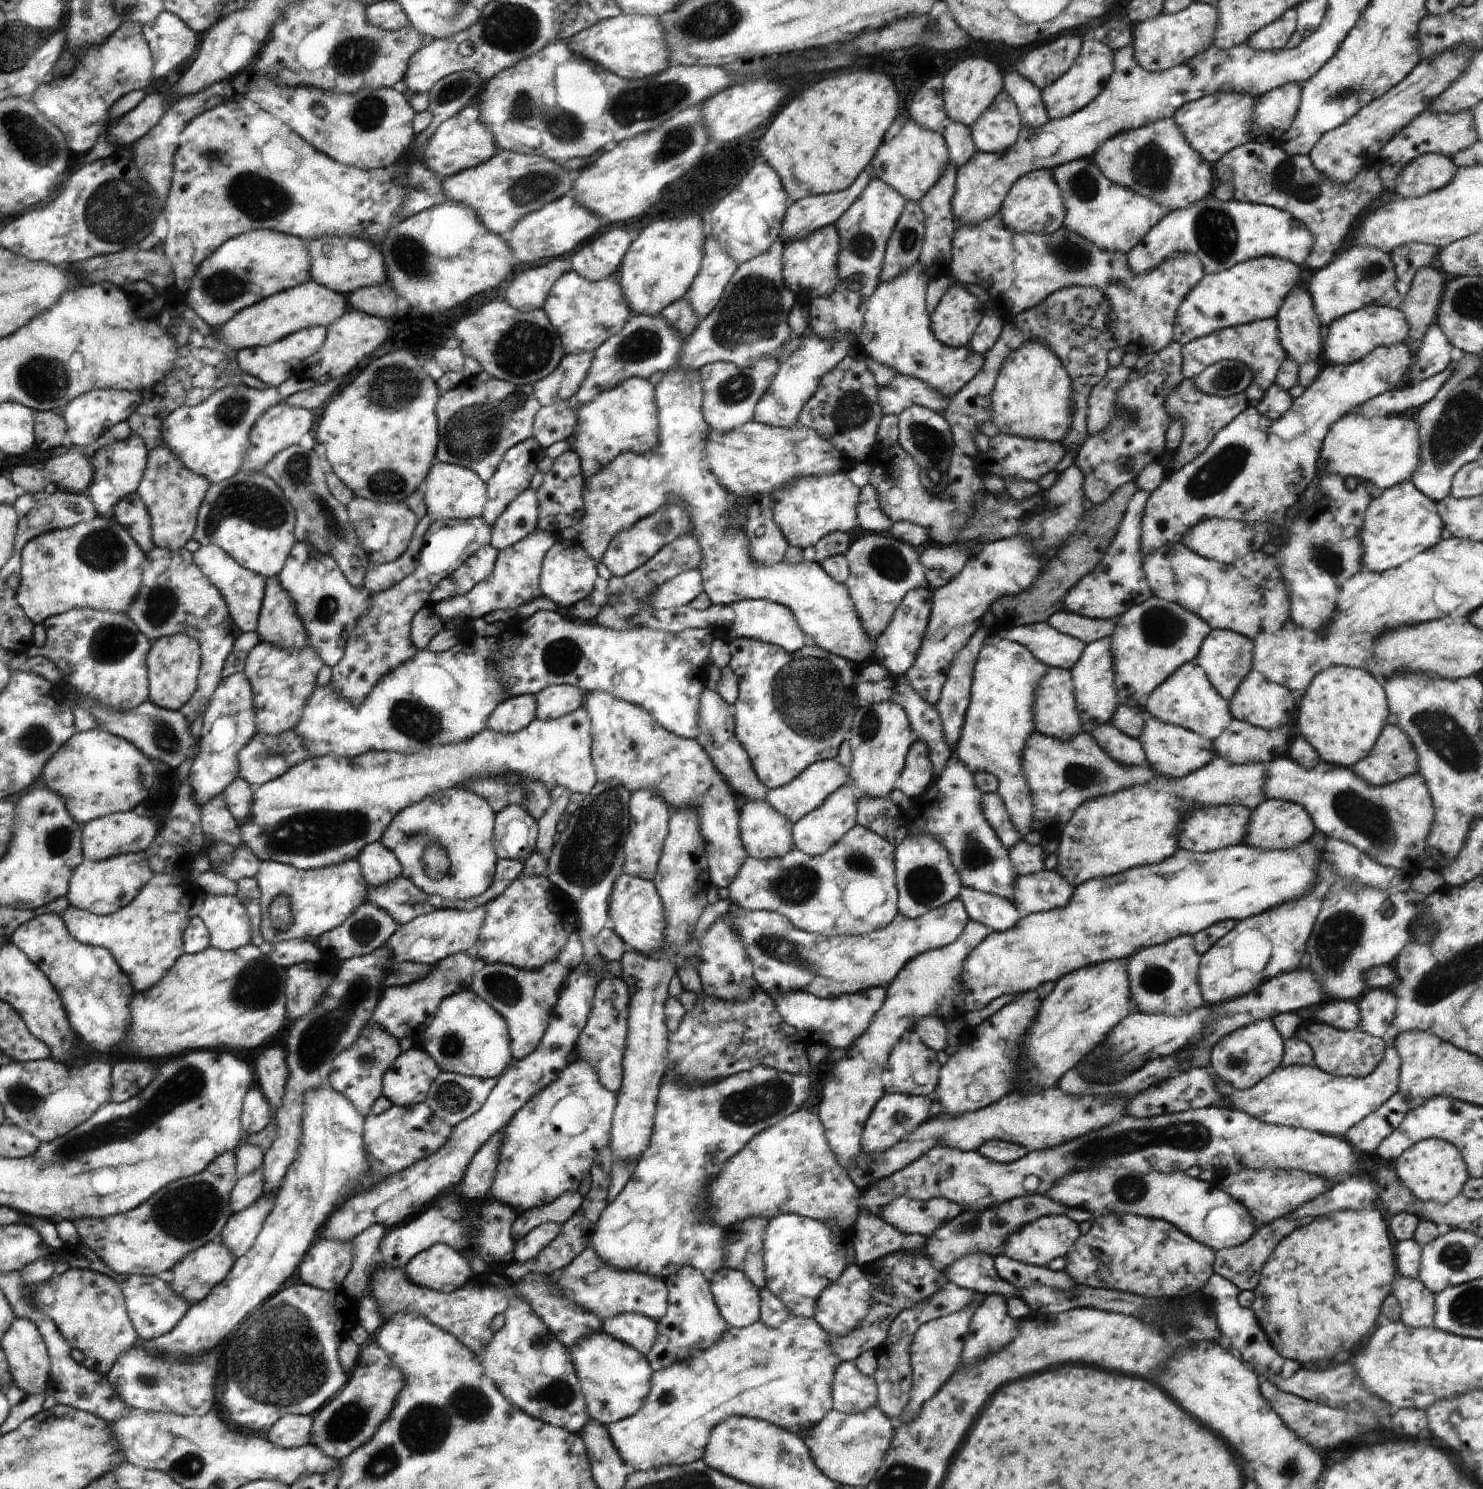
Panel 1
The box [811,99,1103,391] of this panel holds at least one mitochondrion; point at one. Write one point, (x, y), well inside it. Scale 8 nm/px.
(1074, 257)

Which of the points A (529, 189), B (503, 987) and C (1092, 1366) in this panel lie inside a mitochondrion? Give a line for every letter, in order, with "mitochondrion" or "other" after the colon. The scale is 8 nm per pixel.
A: mitochondrion
B: mitochondrion
C: other

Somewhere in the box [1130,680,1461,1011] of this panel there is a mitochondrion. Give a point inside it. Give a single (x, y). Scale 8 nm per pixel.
(1371, 820)

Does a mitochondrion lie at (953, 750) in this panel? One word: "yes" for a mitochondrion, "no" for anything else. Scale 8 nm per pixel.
no

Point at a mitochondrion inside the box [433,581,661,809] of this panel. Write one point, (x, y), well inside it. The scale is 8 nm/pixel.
(562, 656)

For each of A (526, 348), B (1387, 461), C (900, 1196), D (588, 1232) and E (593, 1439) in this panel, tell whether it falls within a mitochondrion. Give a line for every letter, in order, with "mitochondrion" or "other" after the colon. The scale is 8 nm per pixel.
A: mitochondrion
B: other
C: other
D: other
E: other

